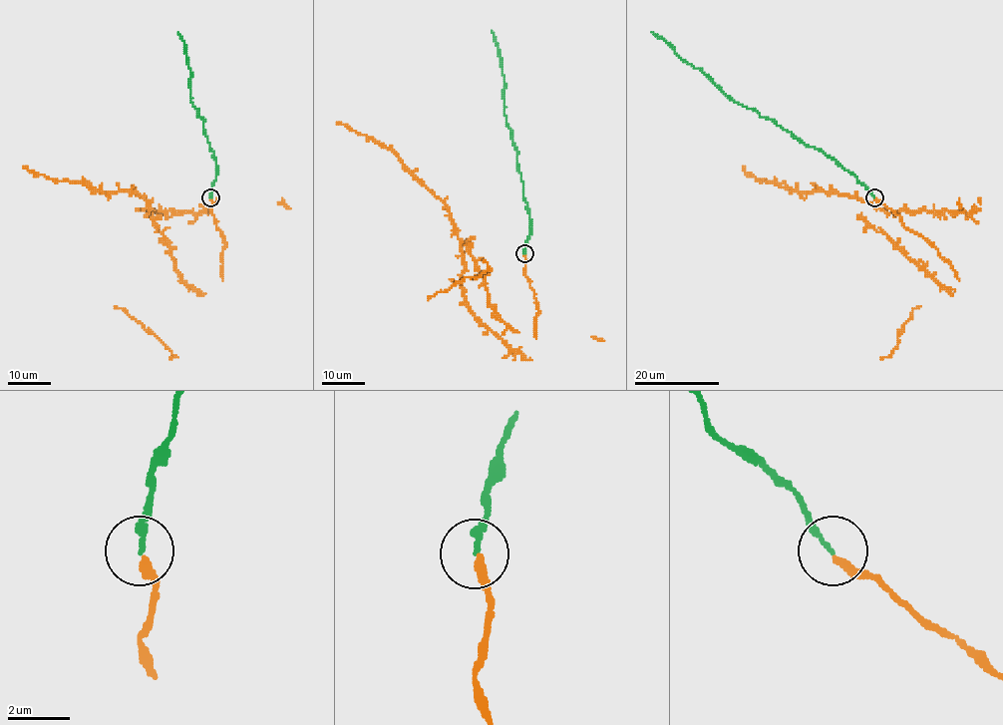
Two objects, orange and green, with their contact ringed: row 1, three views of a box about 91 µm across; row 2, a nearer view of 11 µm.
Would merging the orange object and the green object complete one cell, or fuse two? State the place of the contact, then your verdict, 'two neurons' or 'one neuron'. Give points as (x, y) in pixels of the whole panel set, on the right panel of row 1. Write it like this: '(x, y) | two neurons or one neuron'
(874, 197) | one neuron

